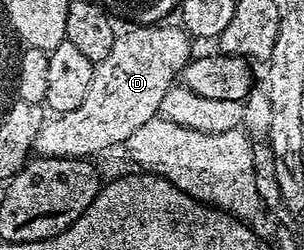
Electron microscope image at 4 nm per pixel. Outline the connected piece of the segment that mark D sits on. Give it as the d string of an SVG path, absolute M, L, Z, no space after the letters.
M168 24L156 25L134 25L133 30L121 30L118 33L115 44L111 44L111 52L107 52L104 60L99 60L93 67L93 75L91 76L91 84L87 84L87 93L83 96L79 108L71 108L71 112L63 112L56 116L50 117L41 125L39 136L35 136L33 141L33 154L43 158L83 158L88 159L89 154L94 156L100 155L106 150L111 150L120 147L126 140L127 136L131 136L131 132L135 132L135 128L140 128L142 124L147 124L147 120L158 117L158 106L163 100L164 93L167 92L178 81L179 75L185 69L185 65L191 61L191 53L189 54L189 42L191 43L190 35L186 34L180 25L167 26Z

